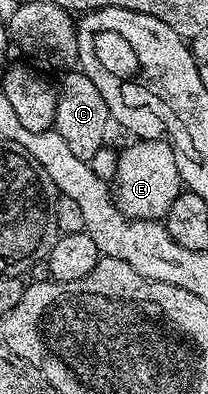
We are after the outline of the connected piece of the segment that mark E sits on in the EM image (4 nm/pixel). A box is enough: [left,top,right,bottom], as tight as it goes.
[114,139,182,221]

